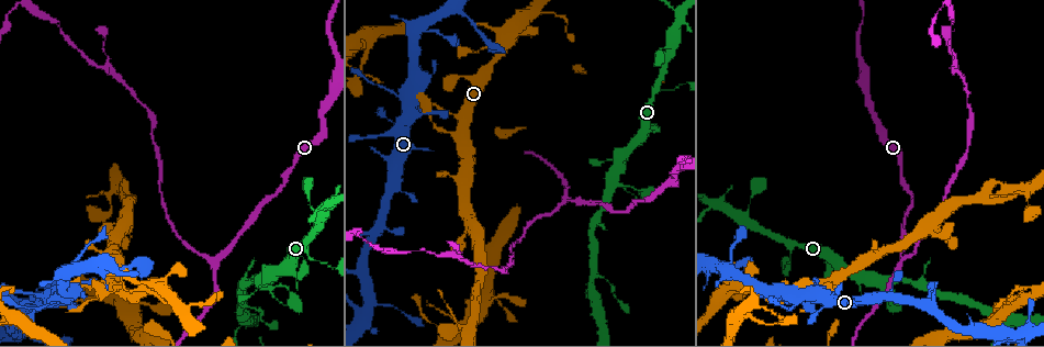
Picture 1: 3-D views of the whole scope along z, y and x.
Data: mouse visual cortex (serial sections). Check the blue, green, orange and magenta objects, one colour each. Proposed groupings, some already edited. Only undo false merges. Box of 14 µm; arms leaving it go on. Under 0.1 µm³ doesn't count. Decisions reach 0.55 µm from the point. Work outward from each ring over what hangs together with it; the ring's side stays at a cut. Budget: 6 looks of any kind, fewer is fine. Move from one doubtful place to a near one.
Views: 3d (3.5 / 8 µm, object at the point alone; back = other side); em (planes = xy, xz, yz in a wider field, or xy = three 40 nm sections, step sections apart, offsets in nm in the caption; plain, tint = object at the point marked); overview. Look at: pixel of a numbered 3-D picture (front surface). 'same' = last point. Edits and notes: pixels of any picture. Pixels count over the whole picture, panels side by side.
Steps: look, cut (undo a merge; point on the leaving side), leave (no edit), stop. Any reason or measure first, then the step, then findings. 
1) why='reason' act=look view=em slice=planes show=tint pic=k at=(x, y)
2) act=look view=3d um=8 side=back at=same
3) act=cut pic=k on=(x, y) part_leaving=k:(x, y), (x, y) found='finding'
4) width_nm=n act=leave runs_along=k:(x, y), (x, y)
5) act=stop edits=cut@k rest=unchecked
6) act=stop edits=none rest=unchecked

why='narrows sharply' act=look view=3d um=3.5 pic=1 at=(789, 263)

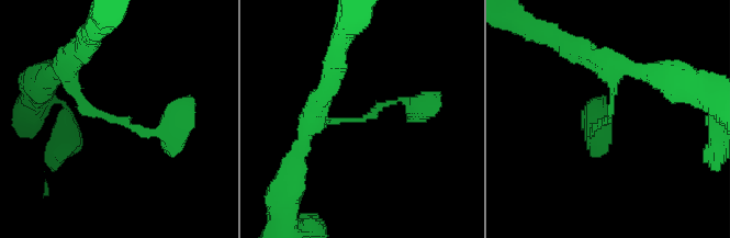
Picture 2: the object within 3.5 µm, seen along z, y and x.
why='need the tissue' act=look view=em slice=planes show=tint pic=2 at=(111, 116)

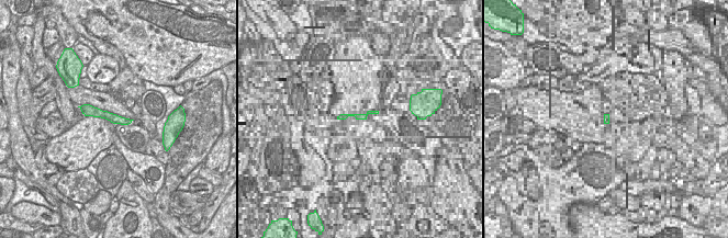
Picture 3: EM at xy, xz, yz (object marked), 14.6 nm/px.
act=leave runs_along=3:(84, 108), (116, 120), (126, 121) found='all the same cell'

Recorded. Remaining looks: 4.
why='three arms meet' act=look view=3d um=8 side=back pic=1 at=(575, 201)

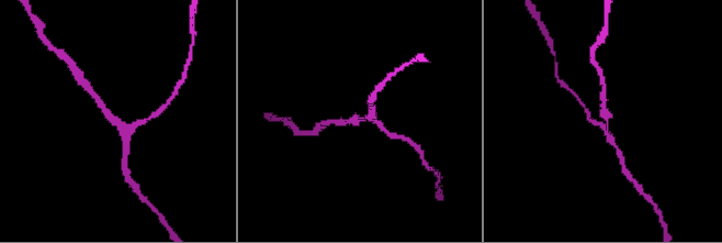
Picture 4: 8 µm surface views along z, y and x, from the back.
arms=3 arm_widths_nm=200,200,250 why='shape alone is not enough' act=look view=em slice=xy step=1 show=tint pic=4 at=(606, 119)

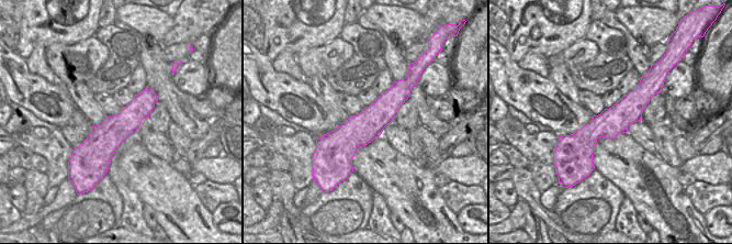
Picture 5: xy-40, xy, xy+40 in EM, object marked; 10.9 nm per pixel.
act=leave runs_along=4:(92, 95), (126, 129), (137, 122) found='all the same cell'

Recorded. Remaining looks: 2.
why='sharp bend' act=look view=3d um=3.5 pic=1 at=(504, 45)

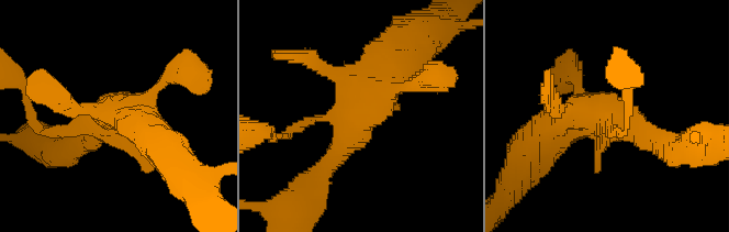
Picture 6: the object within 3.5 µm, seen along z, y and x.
act=look view=em slice=xy step=5 show=tint pic=6 at=(609, 116)

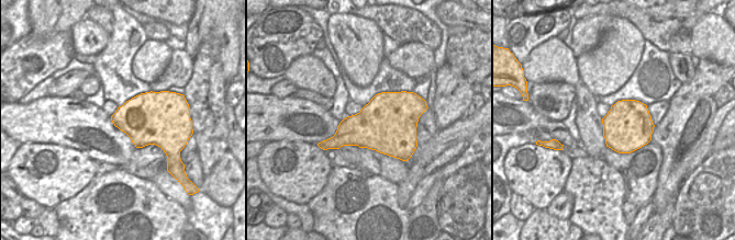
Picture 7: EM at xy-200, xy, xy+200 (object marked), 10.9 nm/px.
act=leave runs_along=6:(334, 157), (404, 51) found='continuous, no second cell'

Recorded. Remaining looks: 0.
act=stop edits=none rest=unchecked

